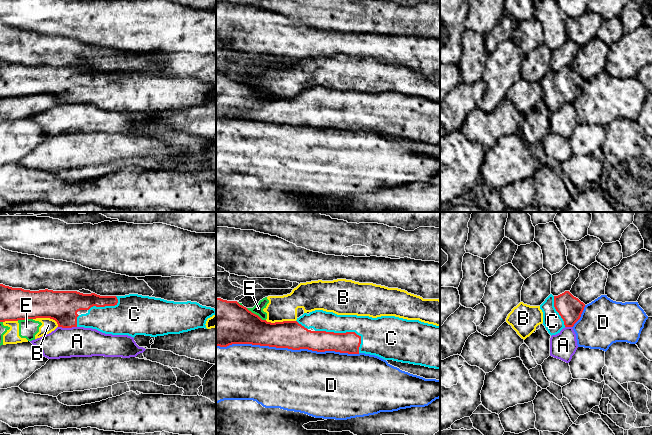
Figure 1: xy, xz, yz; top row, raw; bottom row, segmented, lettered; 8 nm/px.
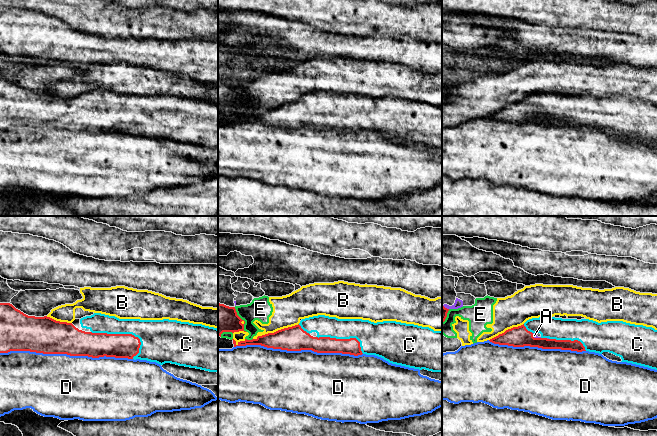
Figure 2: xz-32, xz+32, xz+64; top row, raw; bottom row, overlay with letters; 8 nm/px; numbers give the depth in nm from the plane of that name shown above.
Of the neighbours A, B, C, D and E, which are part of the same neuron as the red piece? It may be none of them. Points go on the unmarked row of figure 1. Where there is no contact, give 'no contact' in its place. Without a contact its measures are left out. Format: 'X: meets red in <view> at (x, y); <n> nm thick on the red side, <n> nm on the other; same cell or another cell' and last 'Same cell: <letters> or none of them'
A: meets red in xy at (67, 103); 260 nm thick on the red side, 240 nm on the other; another cell
B: meets red in xz at (280, 98); 240 nm thick on the red side, 200 nm on the other; another cell
C: meets red in xz at (346, 108); 170 nm thick on the red side, 280 nm on the other; same cell
D: meets red in xz at (288, 124); 220 nm thick on the red side, 480 nm on the other; another cell
E: meets red in xz at (255, 90); 360 nm thick on the red side, 80 nm on the other; another cell
Same cell: C

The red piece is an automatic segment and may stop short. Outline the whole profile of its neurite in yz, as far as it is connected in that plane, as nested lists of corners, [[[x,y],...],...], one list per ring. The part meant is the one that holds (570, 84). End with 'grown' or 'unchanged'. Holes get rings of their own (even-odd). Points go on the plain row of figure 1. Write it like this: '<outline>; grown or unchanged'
[[[569,67],[553,72],[550,70],[540,81],[543,101],[548,109],[556,111],[565,103],[573,103],[580,95],[585,80]]]; grown

